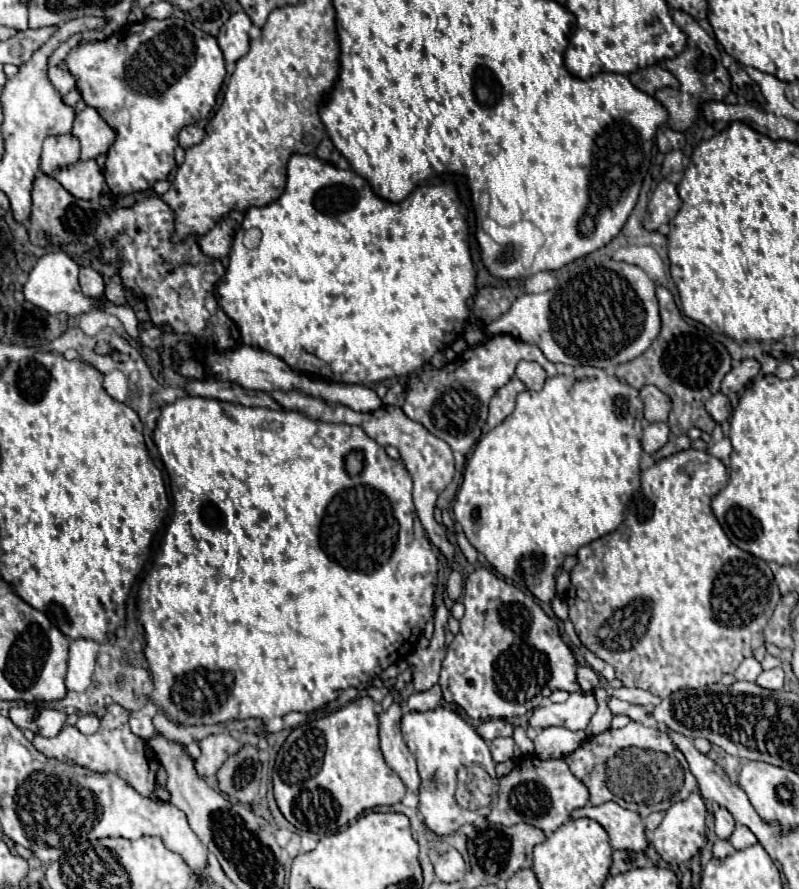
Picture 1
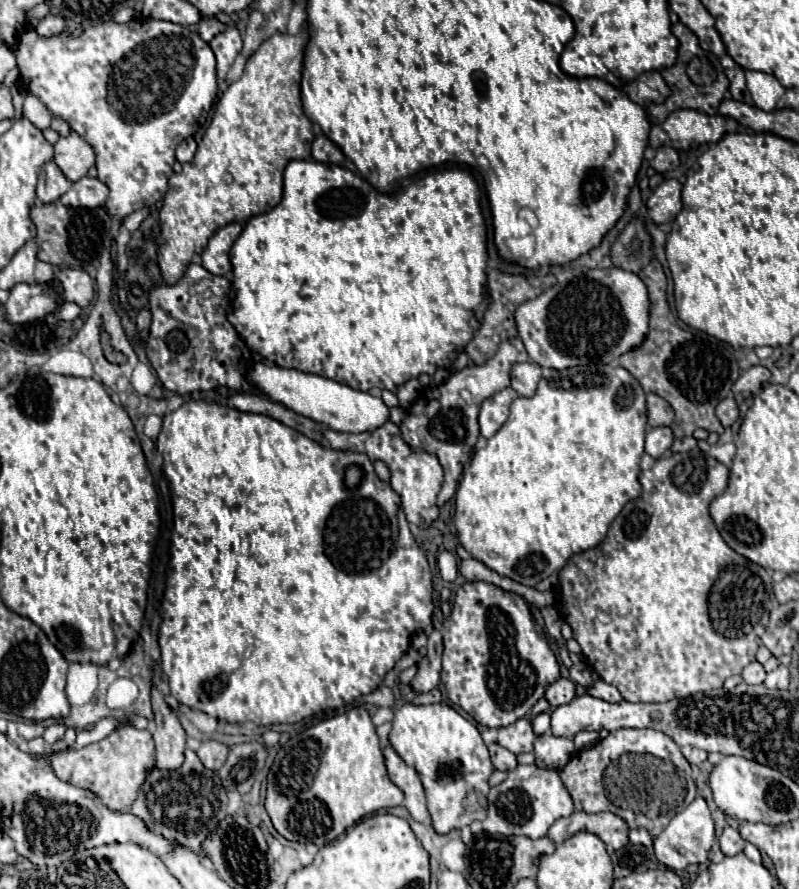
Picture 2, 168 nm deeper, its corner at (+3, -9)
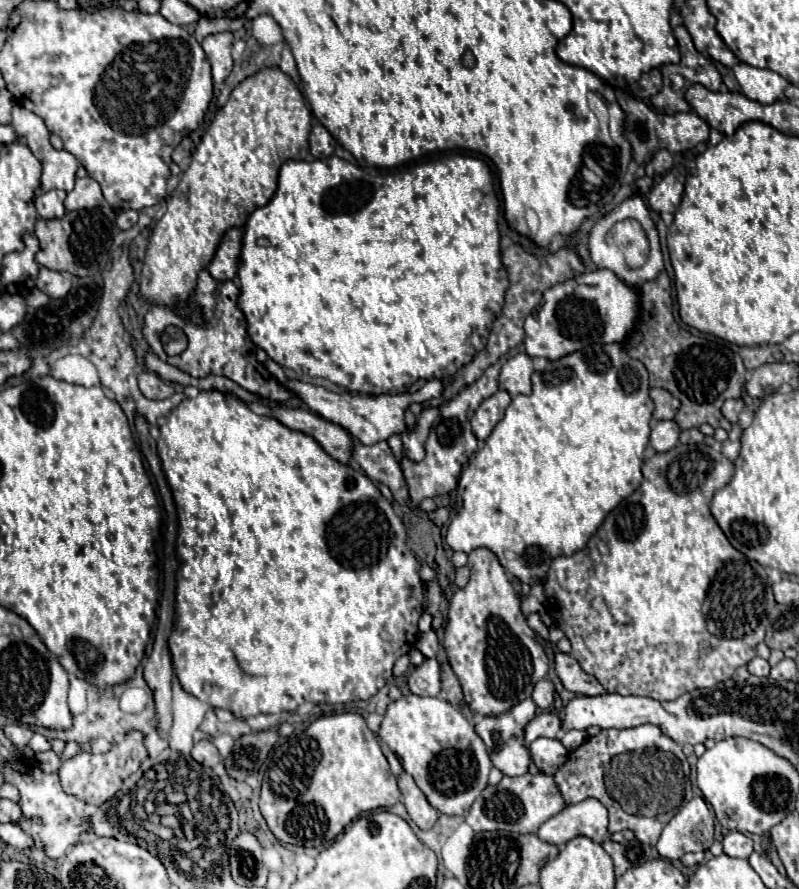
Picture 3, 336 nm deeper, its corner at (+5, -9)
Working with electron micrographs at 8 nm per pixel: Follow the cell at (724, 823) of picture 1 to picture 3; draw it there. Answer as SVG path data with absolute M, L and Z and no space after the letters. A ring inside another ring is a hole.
M730 831L724 841L724 853L730 855L730 857L740 857L740 859L748 859L750 853L754 851L754 843L750 837L746 837L744 833L740 831Z

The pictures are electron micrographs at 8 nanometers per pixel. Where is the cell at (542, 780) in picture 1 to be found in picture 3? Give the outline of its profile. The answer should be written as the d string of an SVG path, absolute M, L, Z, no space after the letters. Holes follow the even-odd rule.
M520 775L520 777L502 777L498 785L488 785L480 797L474 801L466 813L466 823L474 831L512 831L512 833L534 833L544 821L564 809L564 799L554 785L550 775Z

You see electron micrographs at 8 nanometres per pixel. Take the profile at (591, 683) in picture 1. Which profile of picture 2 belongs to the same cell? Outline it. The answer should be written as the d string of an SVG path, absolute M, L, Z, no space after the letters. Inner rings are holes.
M558 679L554 685L546 689L546 699L552 707L560 707L570 703L576 697L576 685L570 679Z

